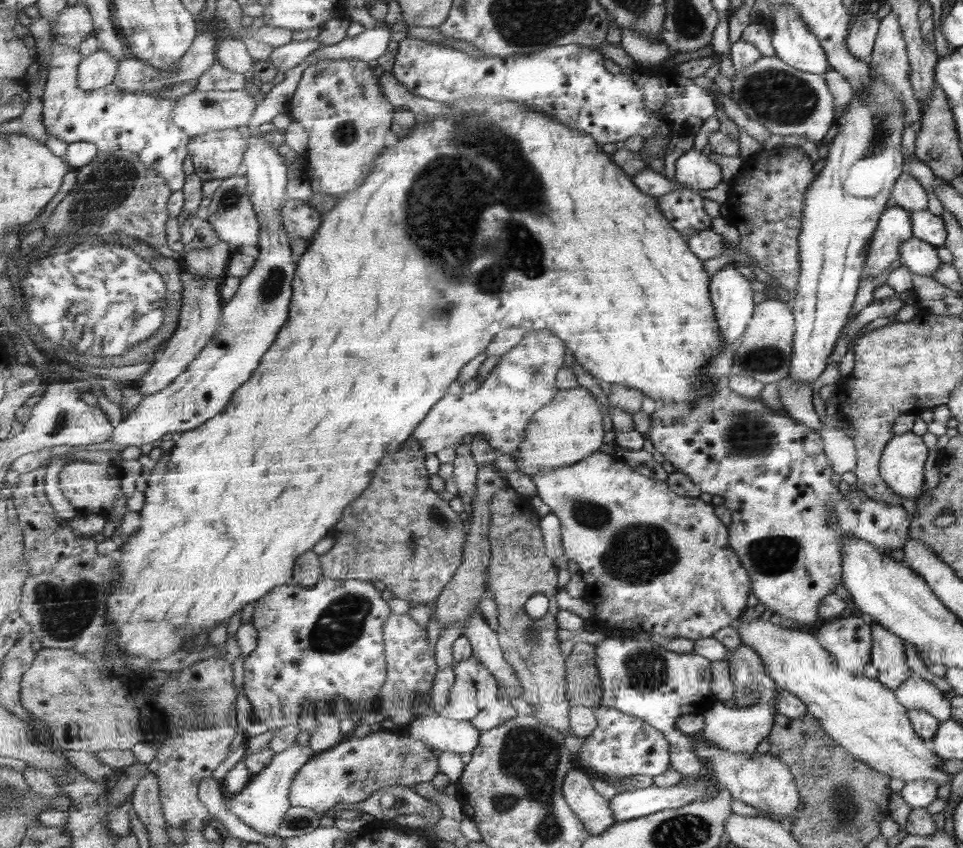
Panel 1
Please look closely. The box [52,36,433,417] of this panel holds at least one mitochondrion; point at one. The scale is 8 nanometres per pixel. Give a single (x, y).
(99, 188)

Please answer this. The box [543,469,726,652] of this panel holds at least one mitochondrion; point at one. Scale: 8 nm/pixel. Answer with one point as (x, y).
(634, 545)

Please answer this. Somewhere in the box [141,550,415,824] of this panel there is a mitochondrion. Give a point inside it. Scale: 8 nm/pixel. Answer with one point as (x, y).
(340, 625)

